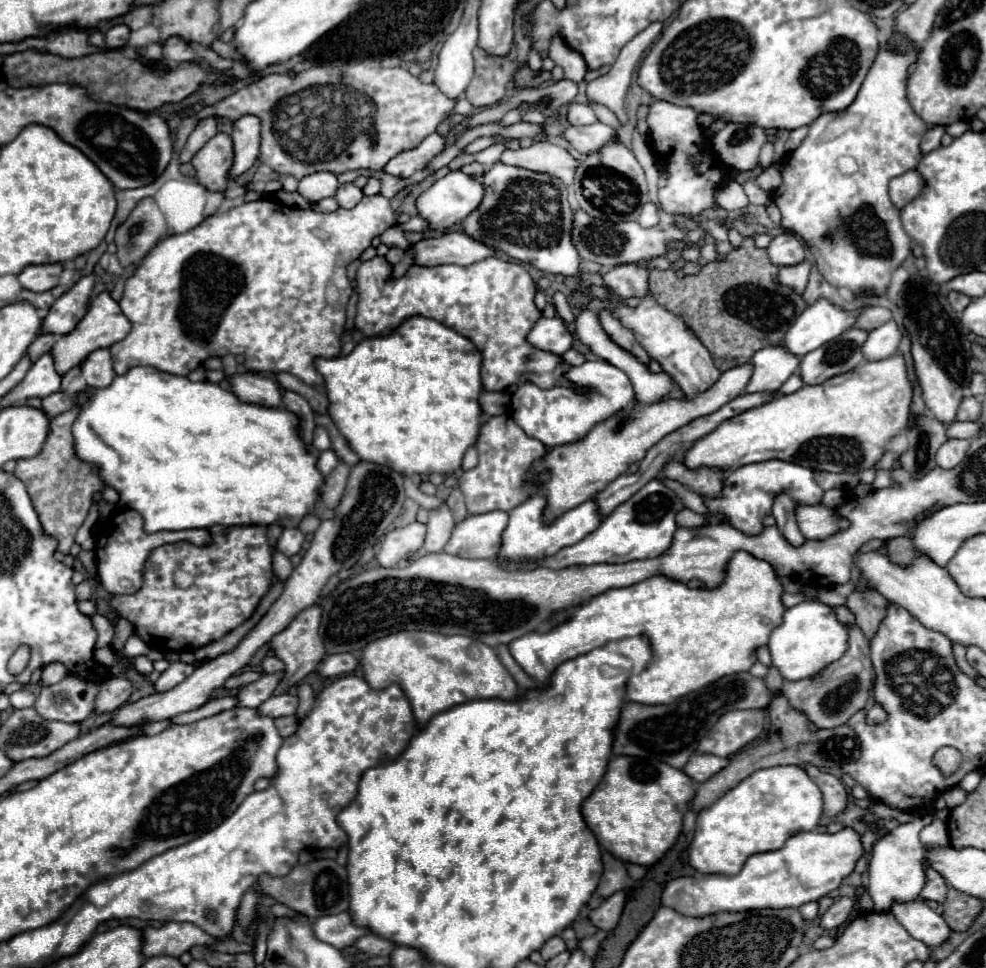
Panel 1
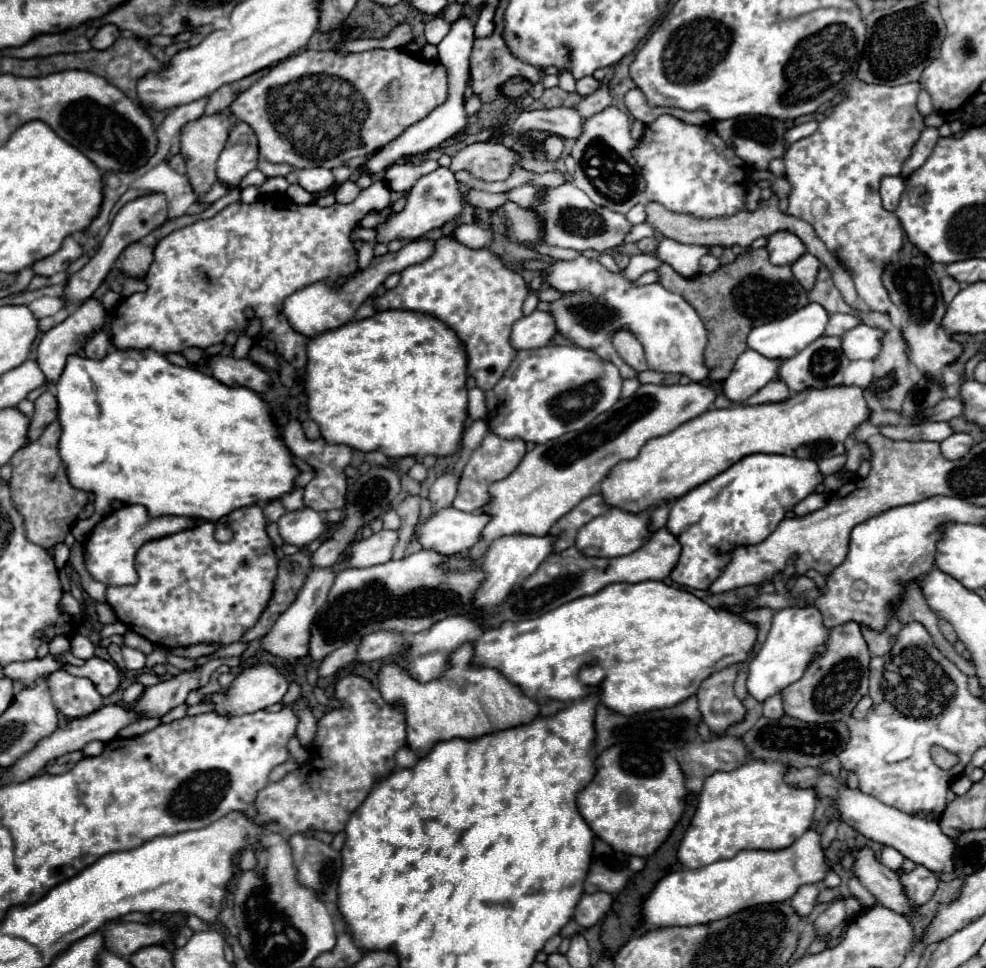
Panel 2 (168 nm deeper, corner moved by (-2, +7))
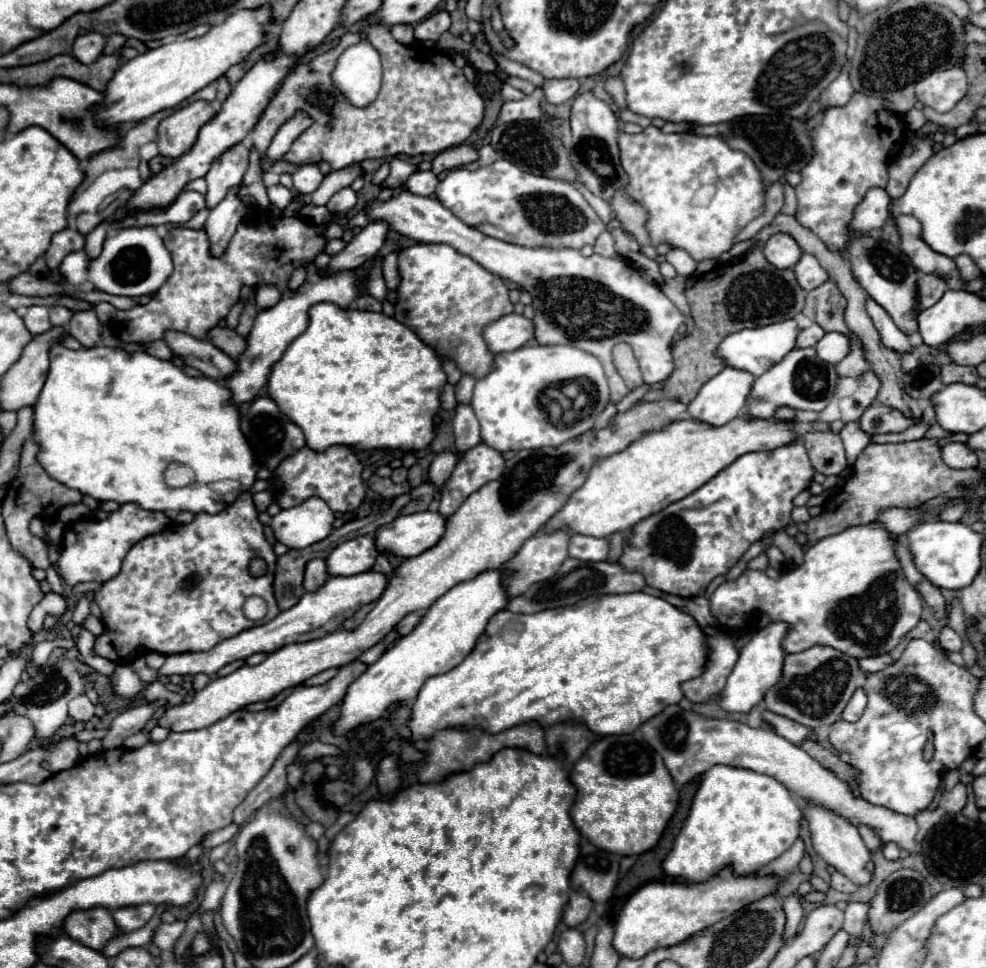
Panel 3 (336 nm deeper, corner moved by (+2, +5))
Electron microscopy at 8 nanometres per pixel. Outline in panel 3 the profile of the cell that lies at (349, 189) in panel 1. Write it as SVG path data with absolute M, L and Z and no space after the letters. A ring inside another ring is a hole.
M346 187L346 189L340 189L328 203L326 207L332 211L332 213L348 213L352 207L356 205L356 193L352 191L352 187Z

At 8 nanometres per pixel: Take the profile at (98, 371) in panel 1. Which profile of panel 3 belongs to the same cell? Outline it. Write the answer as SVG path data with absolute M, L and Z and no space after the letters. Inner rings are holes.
M94 309L76 311L68 323L68 331L74 339L82 343L82 347L94 347L100 341L100 321Z

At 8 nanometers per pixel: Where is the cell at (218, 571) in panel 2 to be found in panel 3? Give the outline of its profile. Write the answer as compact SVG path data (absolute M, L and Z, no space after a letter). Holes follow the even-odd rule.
M242 491L234 503L230 503L224 511L216 515L198 513L194 521L188 525L170 523L160 533L148 535L142 541L138 541L126 553L120 573L112 577L110 581L106 581L102 589L96 593L94 599L100 607L100 621L104 623L104 631L102 635L96 637L92 653L104 659L110 659L116 665L126 665L148 651L154 651L160 655L208 651L216 643L228 637L234 637L250 627L264 625L280 613L274 599L274 591L272 591L274 565L276 565L276 555L264 537L262 523L258 521L258 513L252 503L252 495L248 491ZM254 557L262 557L268 563L266 575L252 577L248 573L248 563ZM250 595L262 597L268 605L266 617L258 623L246 619L242 613L242 605L246 597Z

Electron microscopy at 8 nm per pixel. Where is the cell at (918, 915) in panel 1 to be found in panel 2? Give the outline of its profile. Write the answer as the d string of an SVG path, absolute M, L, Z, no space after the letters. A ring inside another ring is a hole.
M870 849L852 851L856 857L854 863L854 875L862 881L862 885L876 897L876 901L898 915L916 913L918 907L908 901L906 889L898 877L898 873L884 867L880 861L876 861L874 853Z

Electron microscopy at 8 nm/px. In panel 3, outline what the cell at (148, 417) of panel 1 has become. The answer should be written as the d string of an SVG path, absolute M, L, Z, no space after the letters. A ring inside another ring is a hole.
M56 343L50 347L48 357L48 377L34 403L34 441L40 449L36 455L38 463L62 485L92 495L100 503L136 503L142 509L162 513L218 513L256 481L258 469L252 465L252 453L248 453L244 437L240 437L238 409L228 401L230 393L222 383L208 377L188 377L170 361L144 351L128 353L122 347L96 345L72 351ZM170 461L190 465L196 473L196 483L182 489L168 487L162 471ZM218 481L236 481L240 489L222 497L216 493Z

